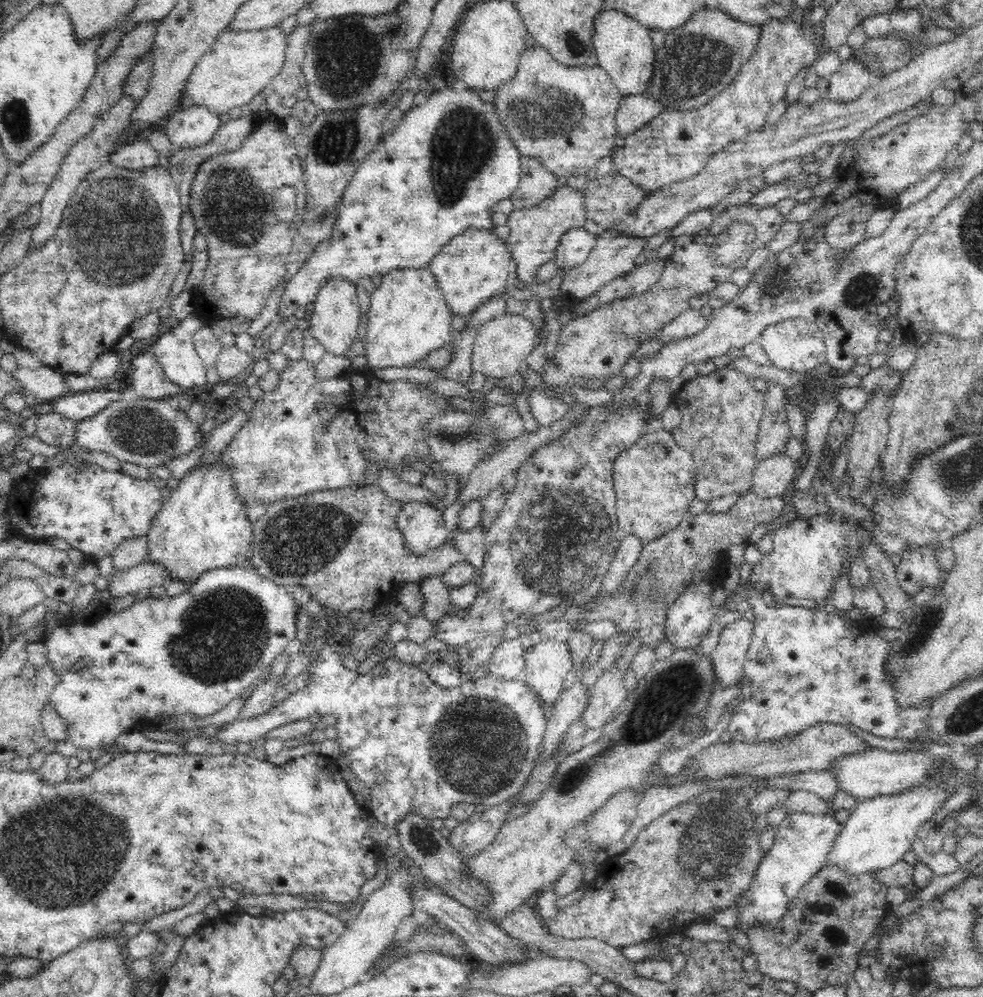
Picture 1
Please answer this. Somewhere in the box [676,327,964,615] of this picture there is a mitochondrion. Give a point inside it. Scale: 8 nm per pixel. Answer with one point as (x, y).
(894, 516)

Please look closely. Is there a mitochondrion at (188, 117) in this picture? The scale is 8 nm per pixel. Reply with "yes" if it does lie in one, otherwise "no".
no

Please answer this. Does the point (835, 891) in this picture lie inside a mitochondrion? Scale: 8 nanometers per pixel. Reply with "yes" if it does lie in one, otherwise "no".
yes

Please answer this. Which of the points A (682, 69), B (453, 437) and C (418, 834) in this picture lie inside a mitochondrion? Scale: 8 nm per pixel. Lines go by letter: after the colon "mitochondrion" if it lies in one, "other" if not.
A: mitochondrion
B: mitochondrion
C: mitochondrion

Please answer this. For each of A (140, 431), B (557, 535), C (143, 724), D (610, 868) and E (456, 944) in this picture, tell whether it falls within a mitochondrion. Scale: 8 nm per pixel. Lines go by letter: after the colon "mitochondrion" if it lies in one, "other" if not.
A: mitochondrion
B: mitochondrion
C: other
D: other
E: other

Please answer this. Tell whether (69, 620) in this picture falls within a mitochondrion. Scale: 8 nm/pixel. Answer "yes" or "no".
no

